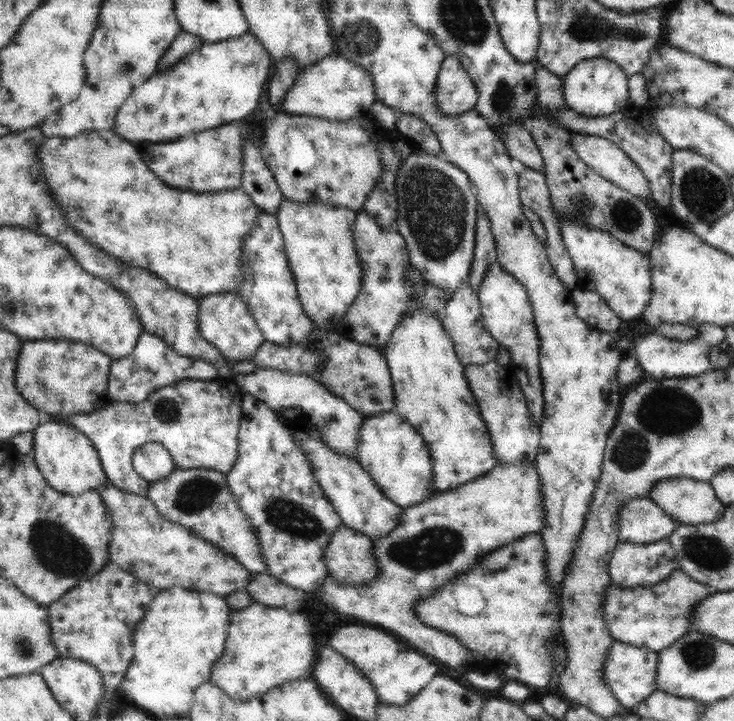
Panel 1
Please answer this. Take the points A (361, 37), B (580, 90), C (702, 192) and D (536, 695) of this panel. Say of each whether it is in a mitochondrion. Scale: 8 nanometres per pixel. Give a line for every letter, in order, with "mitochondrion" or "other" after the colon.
A: mitochondrion
B: other
C: mitochondrion
D: other

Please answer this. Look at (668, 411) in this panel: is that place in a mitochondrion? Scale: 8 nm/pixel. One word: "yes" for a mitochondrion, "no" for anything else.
yes

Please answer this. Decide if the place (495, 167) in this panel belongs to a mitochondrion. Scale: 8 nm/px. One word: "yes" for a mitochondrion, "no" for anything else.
no

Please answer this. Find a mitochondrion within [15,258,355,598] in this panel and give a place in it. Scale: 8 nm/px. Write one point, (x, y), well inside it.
(58, 551)

